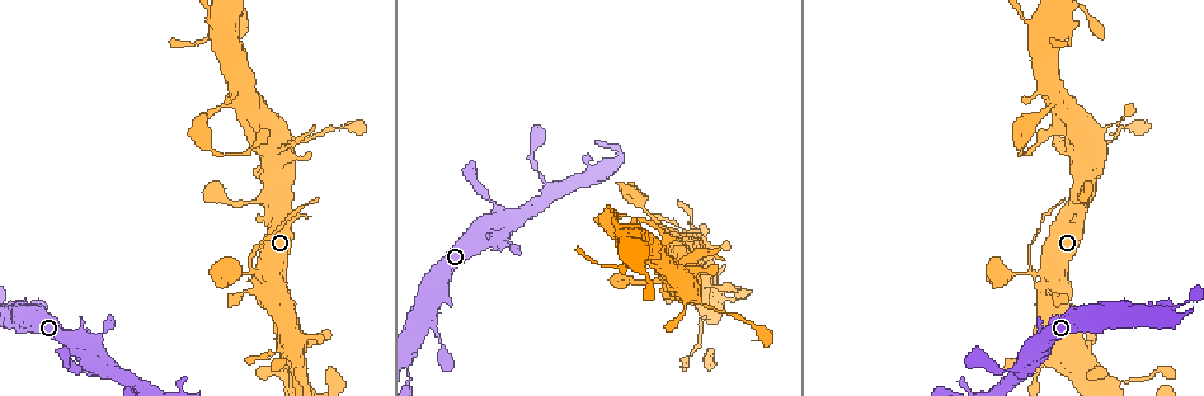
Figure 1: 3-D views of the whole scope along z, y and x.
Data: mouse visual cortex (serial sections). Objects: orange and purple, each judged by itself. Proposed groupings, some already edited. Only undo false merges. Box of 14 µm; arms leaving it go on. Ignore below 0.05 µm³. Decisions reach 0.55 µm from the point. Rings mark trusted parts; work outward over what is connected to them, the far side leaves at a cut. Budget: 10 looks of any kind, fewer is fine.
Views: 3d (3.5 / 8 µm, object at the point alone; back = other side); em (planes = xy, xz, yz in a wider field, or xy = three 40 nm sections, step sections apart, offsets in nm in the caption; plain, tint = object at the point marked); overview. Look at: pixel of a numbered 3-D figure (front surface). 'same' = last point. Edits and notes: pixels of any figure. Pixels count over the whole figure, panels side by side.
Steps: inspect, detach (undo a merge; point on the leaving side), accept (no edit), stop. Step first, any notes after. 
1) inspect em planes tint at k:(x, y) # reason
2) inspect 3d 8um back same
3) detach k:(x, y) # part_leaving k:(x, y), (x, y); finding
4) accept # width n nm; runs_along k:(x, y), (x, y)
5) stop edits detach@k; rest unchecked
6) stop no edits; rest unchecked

inspect 3d 3.5um back at 1:(433, 323) # sharp bend

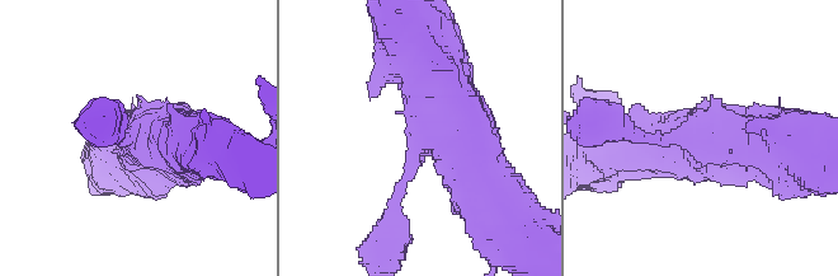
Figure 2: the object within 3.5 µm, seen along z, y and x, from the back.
inspect em xy step 2 plain at 2:(417, 144) # need the tissue

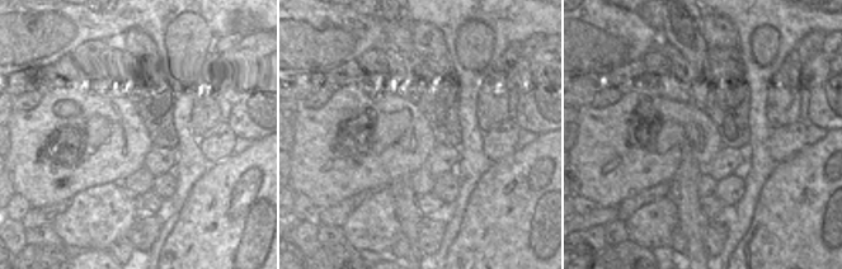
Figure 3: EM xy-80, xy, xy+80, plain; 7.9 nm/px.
inspect em xy step 2 tint same

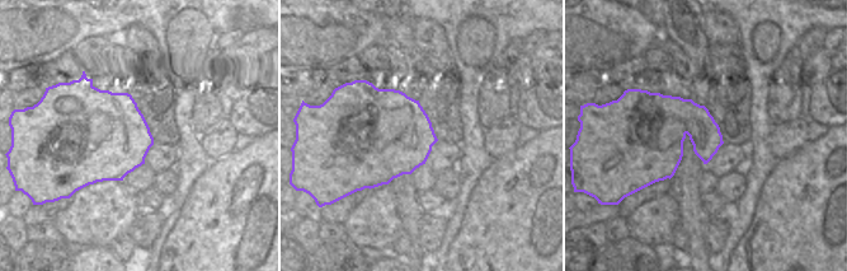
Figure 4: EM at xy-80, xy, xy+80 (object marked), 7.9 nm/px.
accept # runs_along 2:(425, 47), (433, 122), (484, 193); continuous, no second cell

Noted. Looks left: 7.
inspect 3d 3.5um at 1:(1044, 275) # sudden change in width

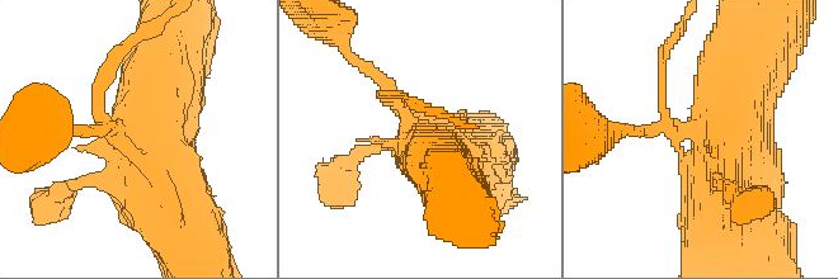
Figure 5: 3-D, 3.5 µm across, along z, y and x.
inspect em xy step 1 plain at 5:(699, 128) # now the EM

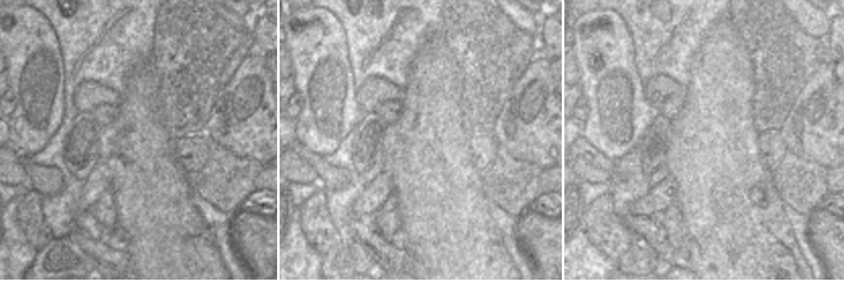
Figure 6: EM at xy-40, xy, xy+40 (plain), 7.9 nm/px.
inspect em xy step 1 tint same # with the object marked

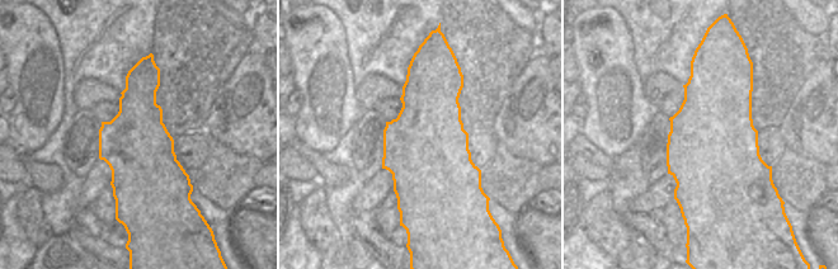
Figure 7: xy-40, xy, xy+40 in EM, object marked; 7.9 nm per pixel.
accept # runs_along 5:(753, 56), (728, 88), (724, 216); one cell here

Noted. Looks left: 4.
inspect 3d 8um at 1:(695, 295) # sharp bend

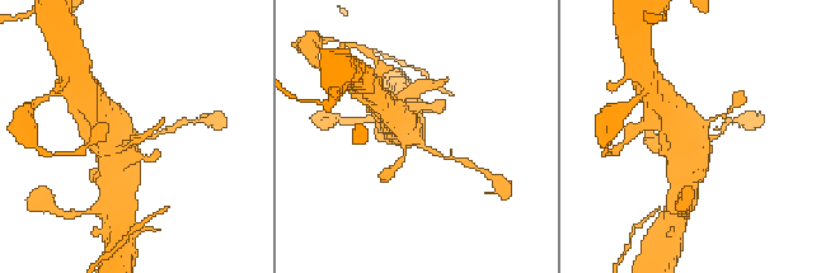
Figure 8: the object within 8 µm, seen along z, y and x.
inspect em xy step 3 tint at 8:(416, 136) # shape alone is not enough

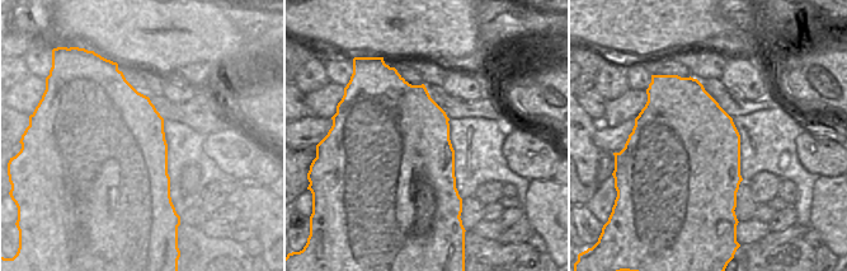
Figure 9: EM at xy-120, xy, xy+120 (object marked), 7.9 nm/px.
accept # runs_along 8:(115, 186), (115, 149), (101, 117); all the same cell

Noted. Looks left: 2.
inspect 3d 3.5um at 1:(1055, 343) # sudden change in width

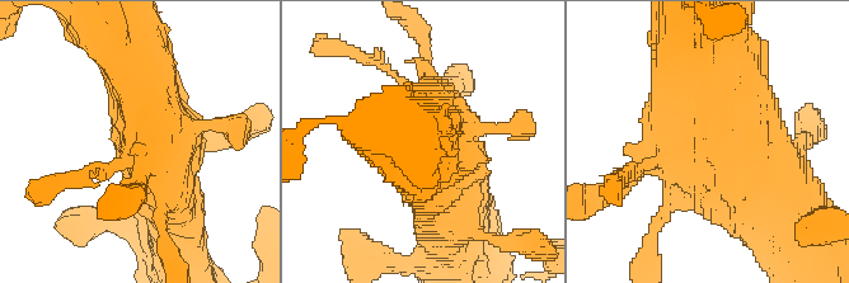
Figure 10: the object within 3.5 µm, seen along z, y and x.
inspect em planes tint at 10:(707, 136)

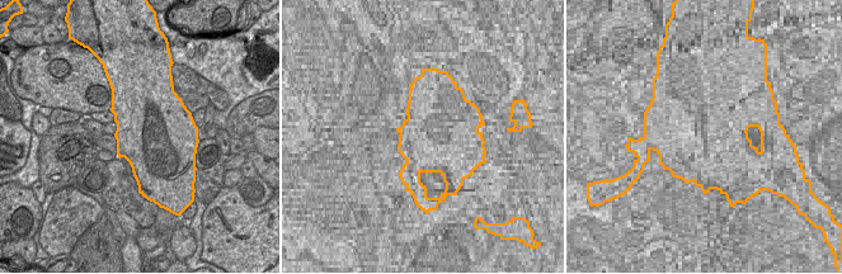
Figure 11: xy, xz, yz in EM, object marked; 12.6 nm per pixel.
accept # runs_along 10:(118, 33), (146, 88), (162, 180); continuous, no second cell

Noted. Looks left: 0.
stop no edits; rest unchecked

